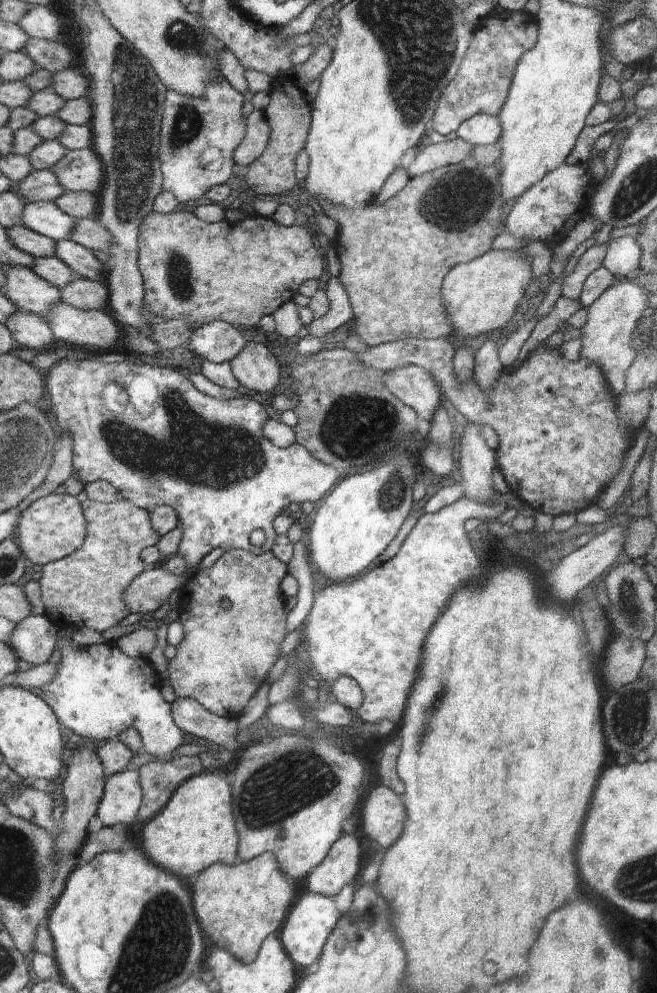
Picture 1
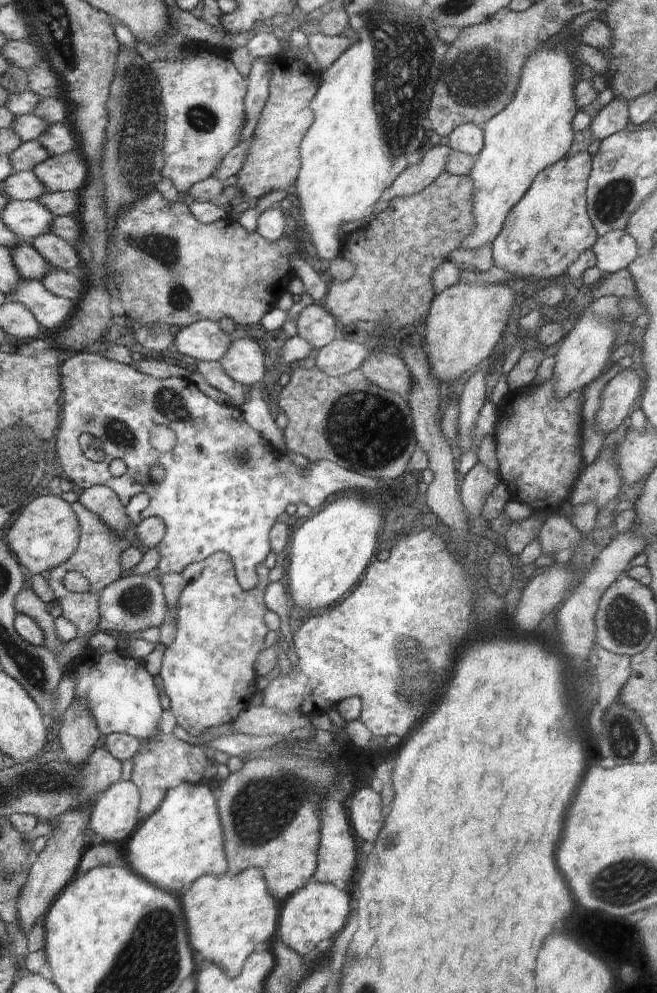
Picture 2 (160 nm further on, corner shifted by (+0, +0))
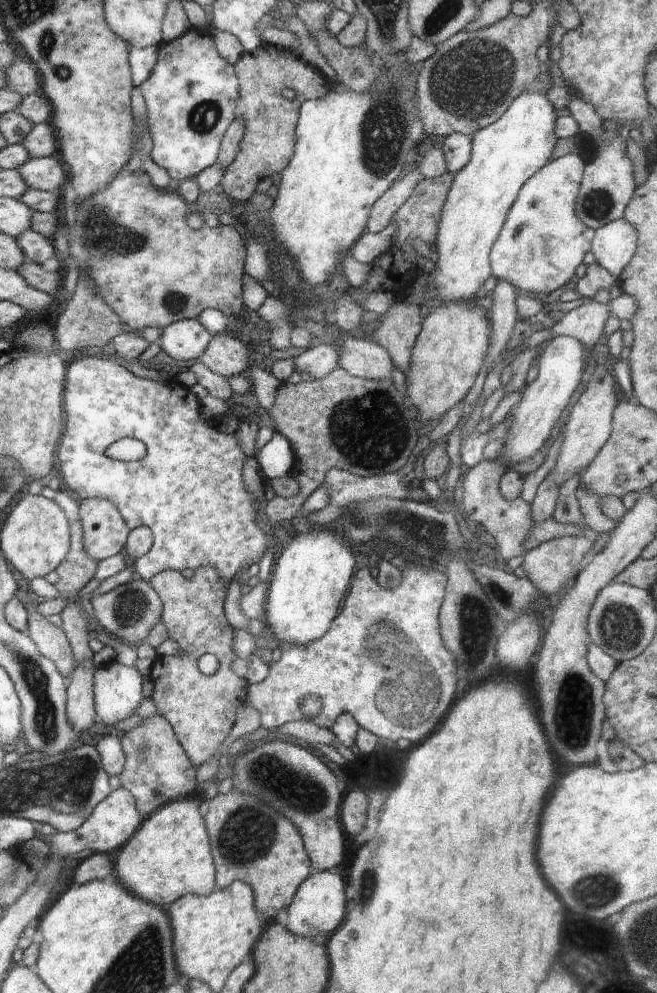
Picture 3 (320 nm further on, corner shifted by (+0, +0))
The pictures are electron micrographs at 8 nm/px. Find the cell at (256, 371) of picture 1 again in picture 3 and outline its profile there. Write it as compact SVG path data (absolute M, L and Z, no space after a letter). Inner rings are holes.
M221 332L210 339L198 360L212 372L228 378L243 373L247 375L248 355L246 346L238 338Z

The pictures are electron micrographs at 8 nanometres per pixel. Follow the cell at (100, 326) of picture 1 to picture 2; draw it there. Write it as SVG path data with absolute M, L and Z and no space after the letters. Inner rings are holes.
M22 279L11 292L8 300L22 303L41 326L48 330L67 326L76 309L75 303L48 292L36 279Z

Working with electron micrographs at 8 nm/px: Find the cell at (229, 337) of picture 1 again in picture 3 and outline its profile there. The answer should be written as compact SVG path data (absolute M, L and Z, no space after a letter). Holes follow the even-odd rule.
M180 319L164 327L158 343L168 356L178 360L198 358L212 337L195 319Z

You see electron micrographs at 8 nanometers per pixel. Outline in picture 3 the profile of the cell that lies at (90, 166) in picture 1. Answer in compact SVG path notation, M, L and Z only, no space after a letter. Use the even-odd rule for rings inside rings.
M57 155L41 158L30 158L16 169L28 187L41 191L59 192L68 178L64 163Z

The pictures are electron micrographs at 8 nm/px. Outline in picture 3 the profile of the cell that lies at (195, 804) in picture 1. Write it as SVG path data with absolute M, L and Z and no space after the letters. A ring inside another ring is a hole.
M195 795L163 804L116 854L116 878L143 901L163 909L187 894L212 894L215 868L203 814Z

